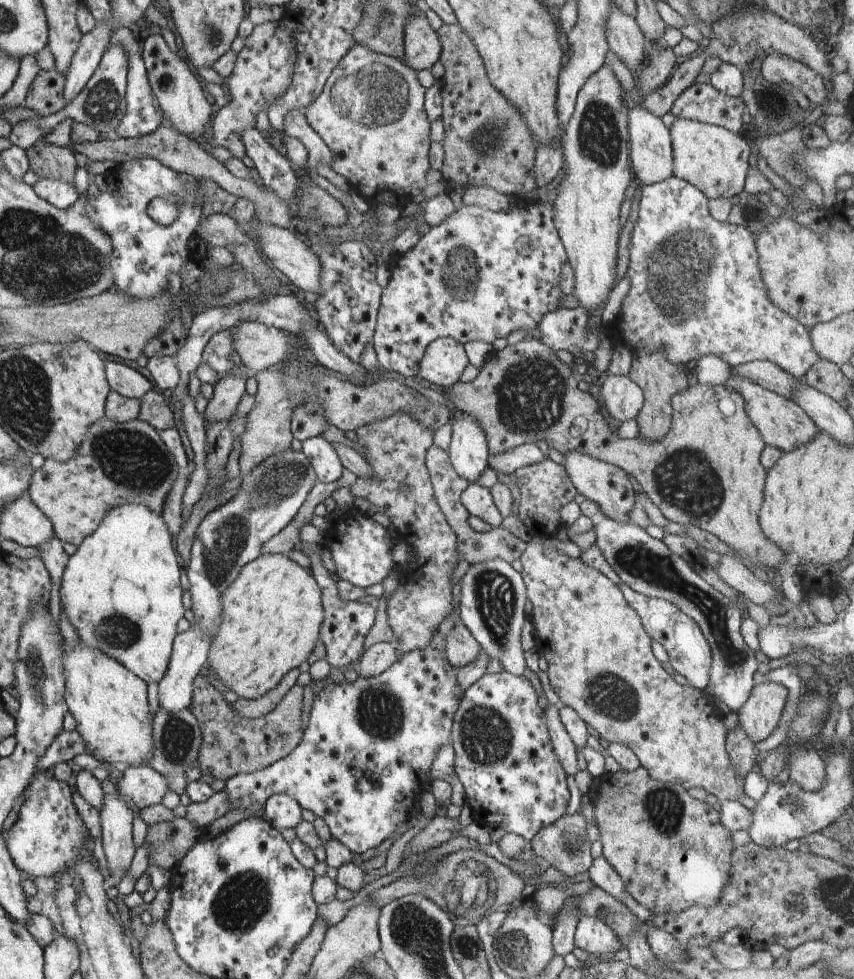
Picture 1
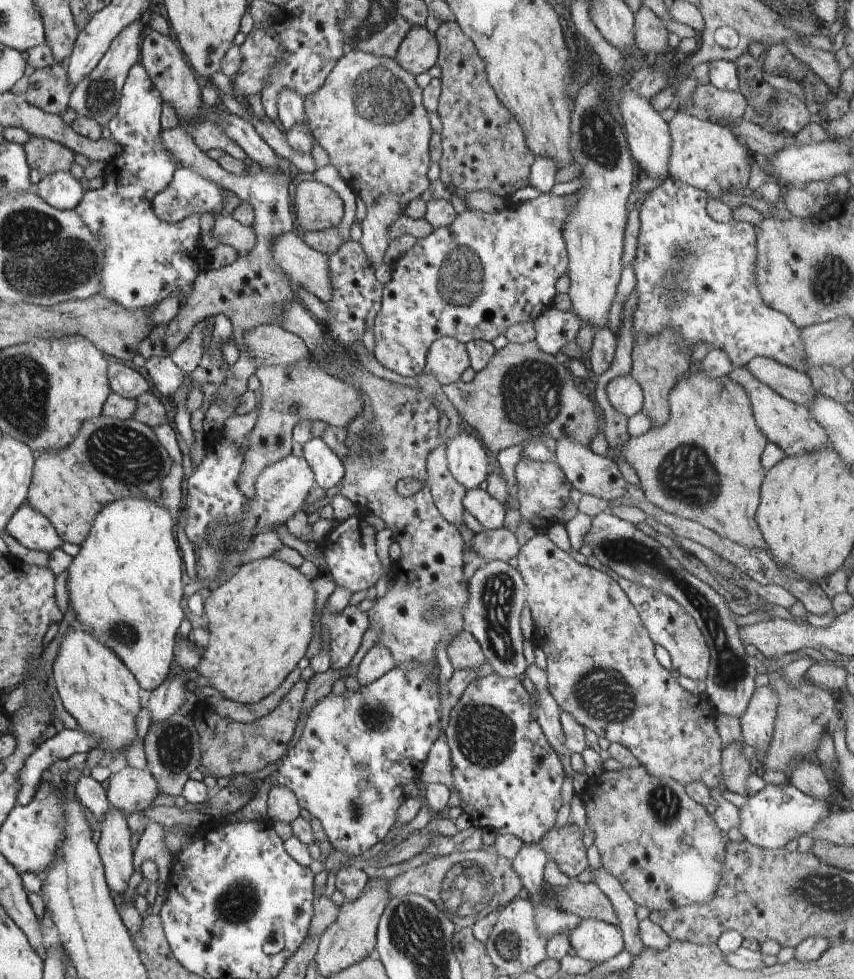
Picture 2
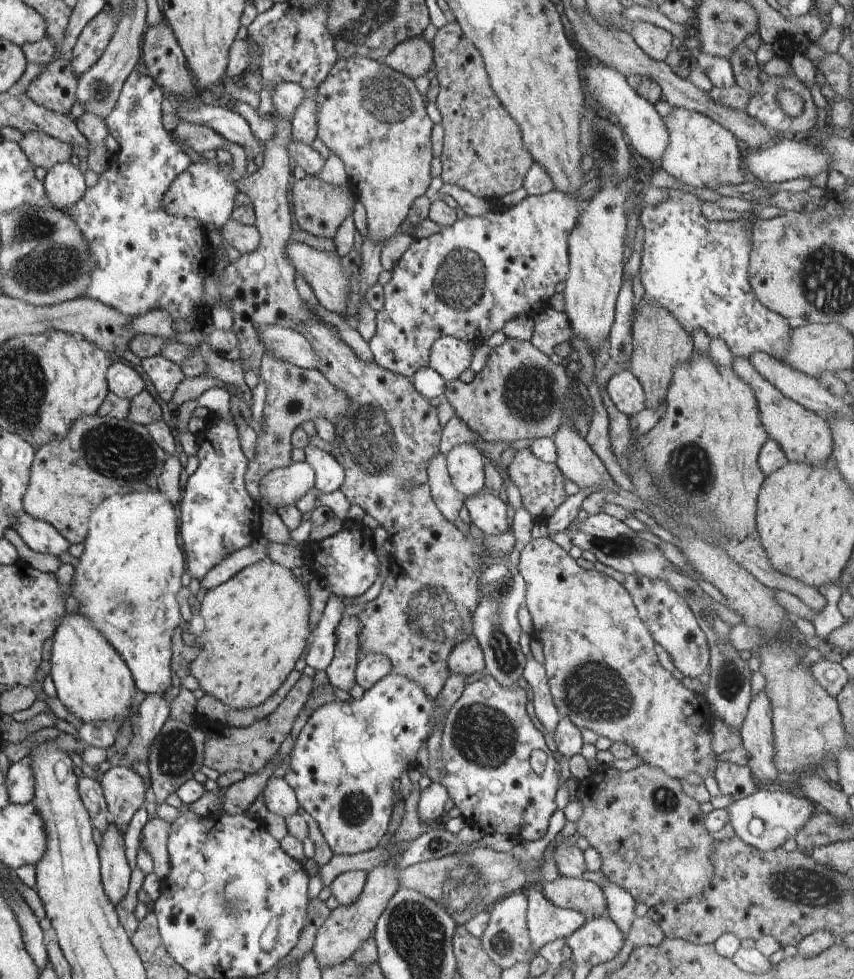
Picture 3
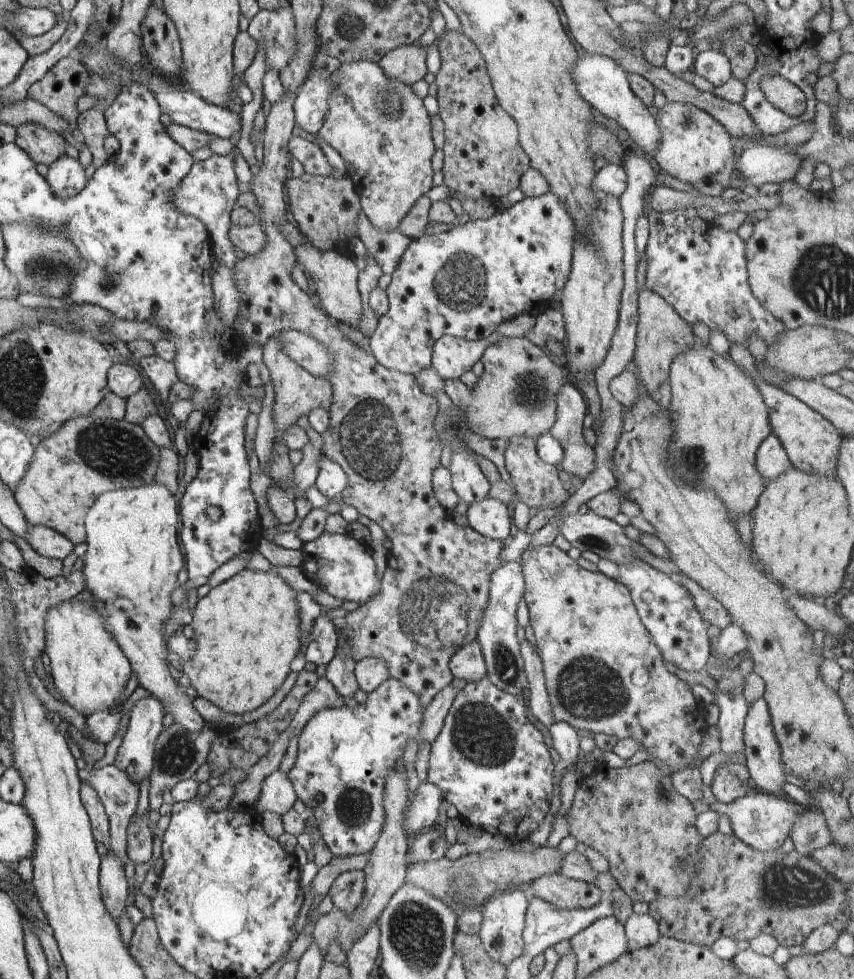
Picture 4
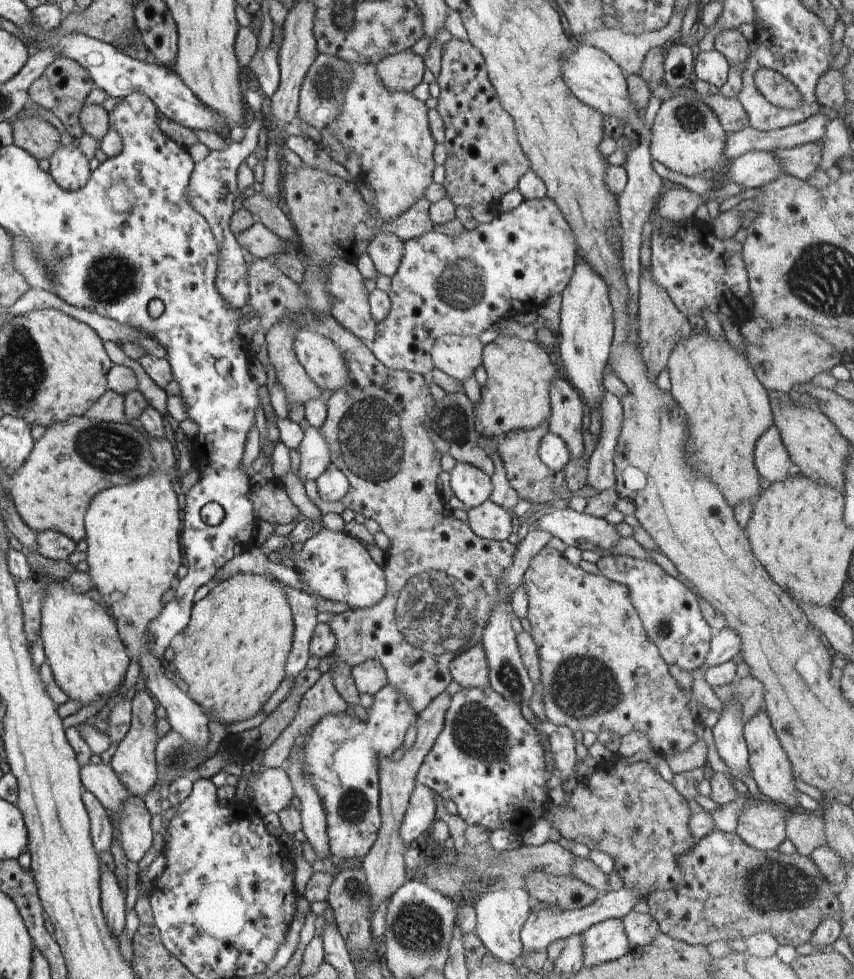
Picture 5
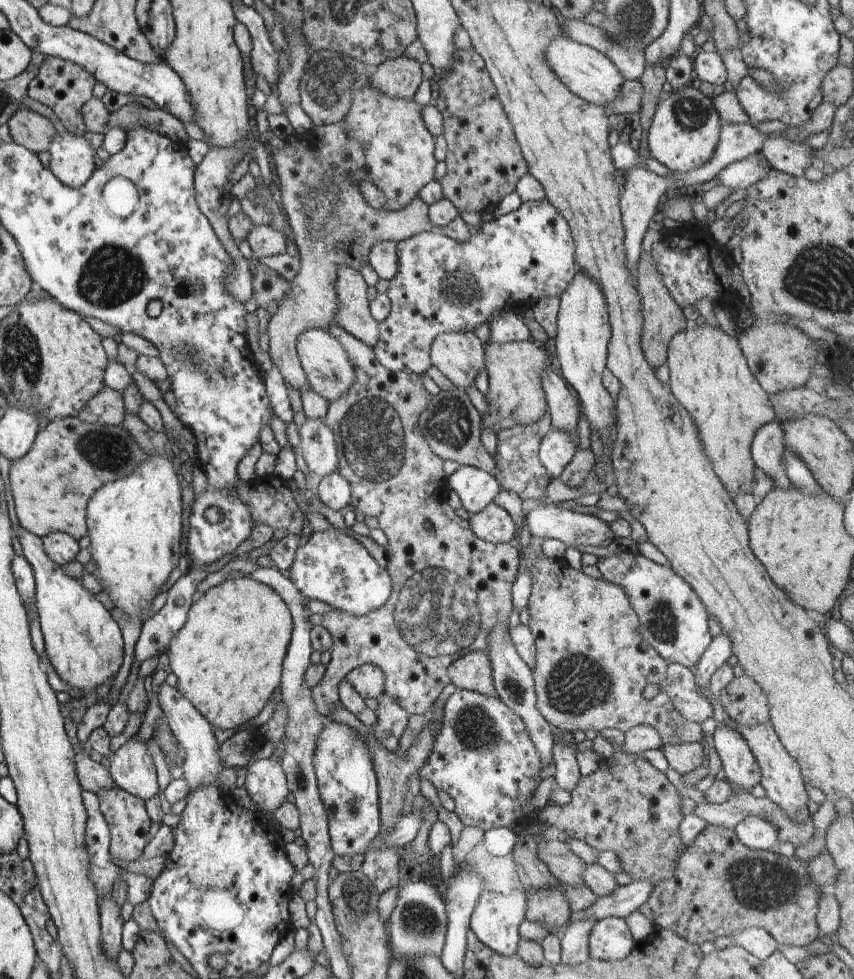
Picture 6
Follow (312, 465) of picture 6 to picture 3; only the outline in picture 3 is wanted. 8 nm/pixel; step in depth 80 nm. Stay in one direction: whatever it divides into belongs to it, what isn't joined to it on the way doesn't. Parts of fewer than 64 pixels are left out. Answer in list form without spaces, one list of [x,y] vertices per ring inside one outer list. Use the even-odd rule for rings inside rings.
[[[291,461],[289,465],[268,471],[259,482],[261,498],[277,512],[296,505],[306,493],[315,490],[315,472],[308,462]]]

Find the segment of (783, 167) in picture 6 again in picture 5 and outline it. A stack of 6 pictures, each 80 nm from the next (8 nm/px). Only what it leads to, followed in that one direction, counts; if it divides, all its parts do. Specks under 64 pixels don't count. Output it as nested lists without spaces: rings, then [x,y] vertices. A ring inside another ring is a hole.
[[[816,140],[791,149],[774,151],[775,157],[783,164],[788,175],[806,181],[818,169],[824,140]]]

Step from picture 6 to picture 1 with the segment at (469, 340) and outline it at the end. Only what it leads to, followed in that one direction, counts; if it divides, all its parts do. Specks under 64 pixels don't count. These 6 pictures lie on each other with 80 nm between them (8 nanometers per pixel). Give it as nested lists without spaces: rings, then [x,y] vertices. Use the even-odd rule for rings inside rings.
[[[440,337],[426,347],[420,359],[418,377],[448,390],[461,380],[469,358],[464,345],[452,337]]]

